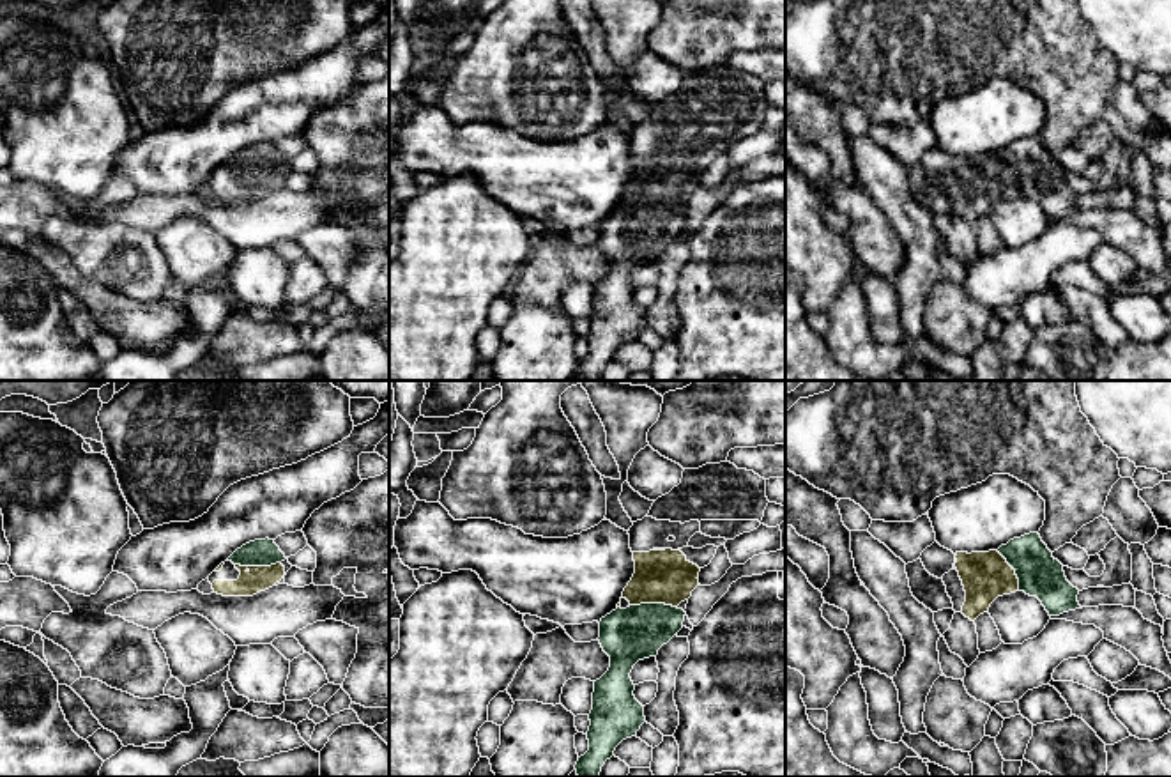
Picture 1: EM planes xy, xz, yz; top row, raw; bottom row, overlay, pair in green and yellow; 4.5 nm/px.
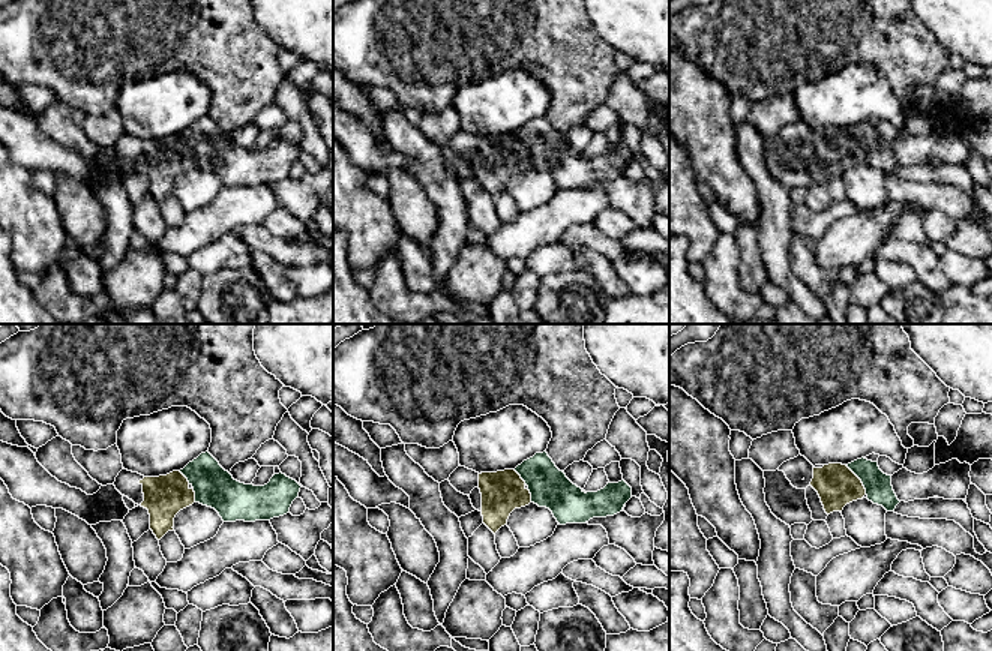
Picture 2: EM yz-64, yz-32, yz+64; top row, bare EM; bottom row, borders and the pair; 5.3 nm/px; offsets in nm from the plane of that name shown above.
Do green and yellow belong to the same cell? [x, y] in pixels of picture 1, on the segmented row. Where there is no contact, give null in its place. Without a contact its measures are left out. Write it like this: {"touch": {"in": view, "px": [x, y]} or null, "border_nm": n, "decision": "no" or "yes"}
{"touch": {"in": "xz", "px": [653, 604]}, "border_nm": 220, "decision": "yes"}

